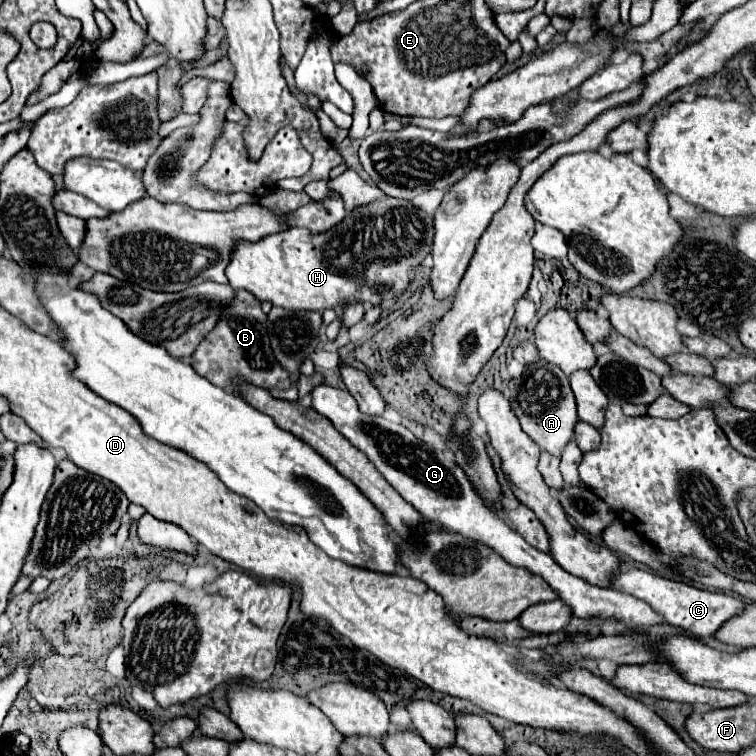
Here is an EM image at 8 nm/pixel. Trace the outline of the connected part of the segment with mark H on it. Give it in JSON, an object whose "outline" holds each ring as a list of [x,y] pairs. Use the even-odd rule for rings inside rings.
{"outline":[[[384,198],[380,202],[374,202],[370,206],[362,206],[362,208],[356,208],[352,214],[346,216],[346,220],[338,226],[338,228],[332,228],[330,232],[326,234],[312,234],[312,232],[306,232],[306,228],[288,228],[284,232],[278,232],[278,234],[272,234],[272,236],[264,236],[262,240],[258,242],[248,242],[248,240],[238,240],[238,244],[234,244],[234,250],[232,250],[232,256],[230,256],[230,264],[226,266],[226,278],[230,282],[232,288],[238,288],[238,290],[248,290],[252,292],[260,302],[264,300],[270,300],[272,304],[276,306],[282,306],[286,310],[326,310],[326,308],[336,308],[340,302],[350,302],[350,298],[354,296],[354,300],[358,302],[372,302],[372,304],[382,304],[386,302],[388,298],[392,298],[394,294],[402,294],[406,288],[408,288],[408,270],[410,266],[414,264],[420,264],[424,260],[424,256],[430,252],[430,242],[432,242],[432,236],[434,236],[434,224],[432,220],[420,210],[416,208],[412,202],[406,202],[406,200],[394,200],[394,198]]]}

